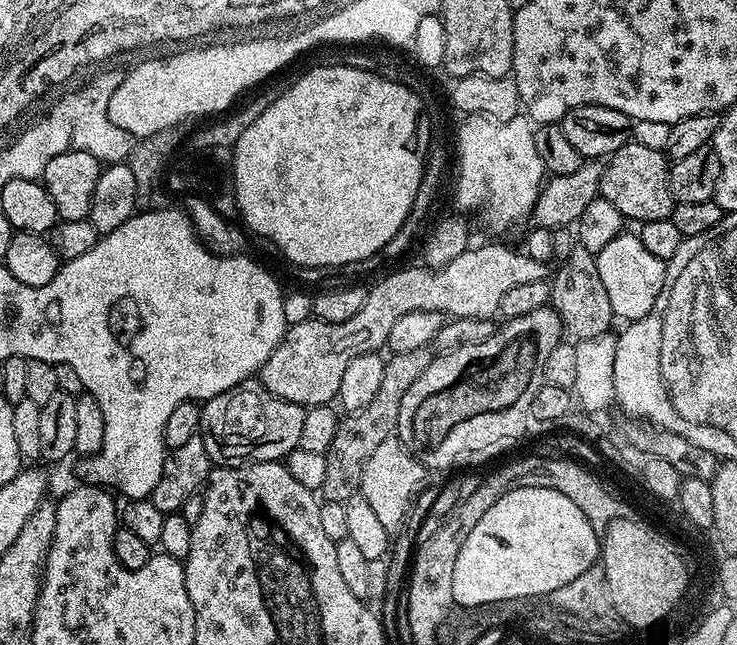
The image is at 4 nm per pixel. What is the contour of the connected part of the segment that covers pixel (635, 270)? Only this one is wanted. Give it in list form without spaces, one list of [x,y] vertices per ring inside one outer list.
[[[625,230],[614,242],[596,253],[598,275],[606,286],[606,295],[610,298],[613,317],[621,321],[631,322],[638,318],[646,318],[658,299],[658,294],[666,287],[665,261],[654,258],[646,246],[642,246],[639,235],[635,231]]]

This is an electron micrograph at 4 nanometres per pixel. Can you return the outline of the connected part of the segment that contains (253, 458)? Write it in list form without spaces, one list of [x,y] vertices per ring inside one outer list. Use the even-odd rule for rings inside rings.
[[[241,379],[239,383],[233,383],[231,388],[225,388],[222,394],[207,397],[200,409],[200,427],[198,434],[204,440],[206,454],[216,466],[232,466],[237,462],[251,462],[254,464],[267,464],[269,462],[283,461],[295,448],[300,447],[302,438],[302,418],[305,405],[286,402],[261,384],[259,379]]]

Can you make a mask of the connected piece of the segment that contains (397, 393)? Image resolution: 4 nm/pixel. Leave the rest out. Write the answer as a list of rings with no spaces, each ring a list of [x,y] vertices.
[[[431,347],[410,350],[409,352],[398,352],[387,357],[384,373],[382,374],[382,387],[378,390],[378,394],[373,395],[374,402],[370,402],[370,406],[366,406],[360,412],[345,415],[338,426],[338,434],[334,434],[334,442],[330,442],[330,450],[324,456],[322,496],[324,495],[323,499],[325,501],[333,500],[343,504],[345,500],[349,500],[353,494],[360,491],[362,470],[366,466],[370,454],[374,454],[374,450],[378,450],[379,444],[386,442],[395,433],[398,410],[402,410],[402,398],[406,398],[406,390],[410,390],[410,386],[414,386],[414,382],[418,382],[418,378],[422,378],[422,373],[426,370],[426,366],[430,366],[430,362],[433,359],[434,352]]]

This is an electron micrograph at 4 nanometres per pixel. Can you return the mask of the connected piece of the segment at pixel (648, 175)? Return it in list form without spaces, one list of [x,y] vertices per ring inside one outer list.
[[[635,142],[624,144],[607,157],[603,165],[599,199],[611,202],[628,222],[636,220],[635,222],[645,224],[655,220],[667,220],[671,217],[674,207],[670,194],[669,167],[670,161],[663,151]]]

